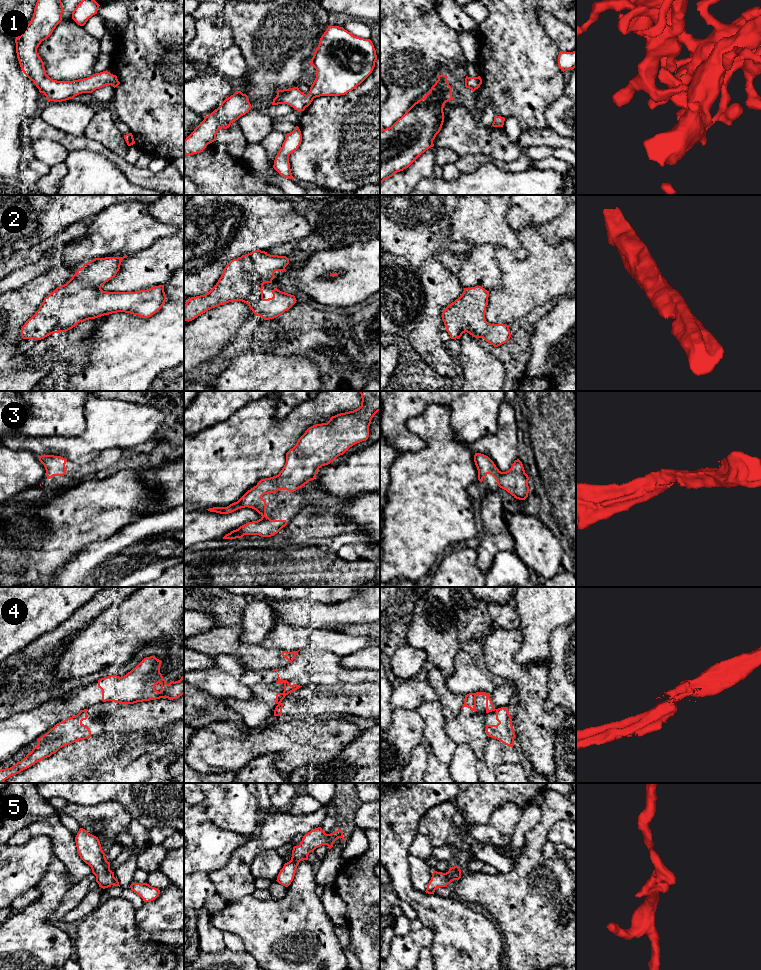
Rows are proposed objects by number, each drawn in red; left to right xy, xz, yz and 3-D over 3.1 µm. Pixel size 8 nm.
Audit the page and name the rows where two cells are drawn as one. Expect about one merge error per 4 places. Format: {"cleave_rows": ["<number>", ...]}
{"cleave_rows": ["4"]}

